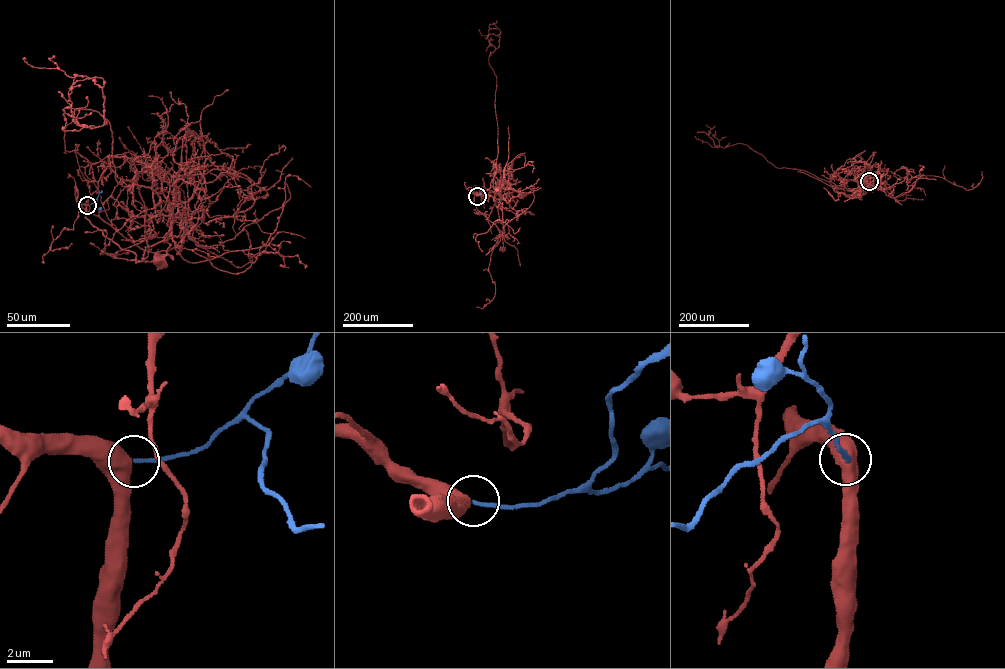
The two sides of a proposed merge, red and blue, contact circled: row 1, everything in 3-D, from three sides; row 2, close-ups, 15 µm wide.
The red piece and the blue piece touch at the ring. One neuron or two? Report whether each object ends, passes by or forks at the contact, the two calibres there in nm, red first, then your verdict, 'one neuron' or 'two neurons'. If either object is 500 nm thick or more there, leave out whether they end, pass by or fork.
700/150 nm | one neuron

